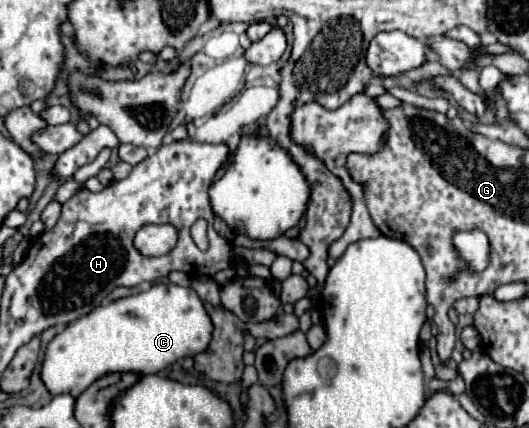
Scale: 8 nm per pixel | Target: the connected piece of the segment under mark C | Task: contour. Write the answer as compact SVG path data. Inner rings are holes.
M155 283L149 291L99 305L89 315L65 327L47 347L41 379L47 389L79 397L95 379L107 373L159 373L181 357L207 349L213 333L205 303L191 287Z

